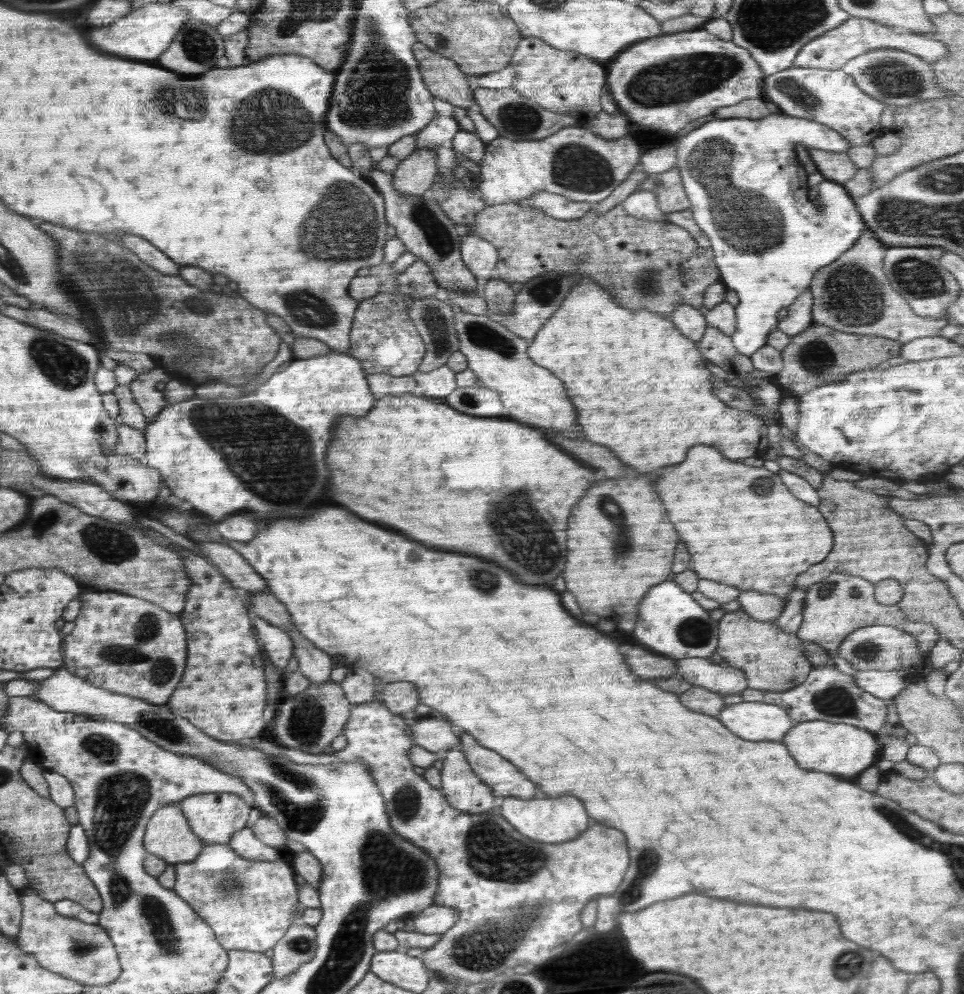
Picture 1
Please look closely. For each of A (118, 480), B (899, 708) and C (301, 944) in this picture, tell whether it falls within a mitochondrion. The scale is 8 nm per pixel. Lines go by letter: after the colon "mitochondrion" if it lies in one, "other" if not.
A: mitochondrion
B: other
C: mitochondrion

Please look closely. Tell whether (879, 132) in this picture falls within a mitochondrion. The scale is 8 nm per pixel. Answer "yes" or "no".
no

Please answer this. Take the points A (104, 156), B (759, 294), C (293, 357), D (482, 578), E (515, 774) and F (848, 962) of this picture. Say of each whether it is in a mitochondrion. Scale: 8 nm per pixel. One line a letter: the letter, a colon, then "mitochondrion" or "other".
A: other
B: other
C: other
D: mitochondrion
E: other
F: mitochondrion

